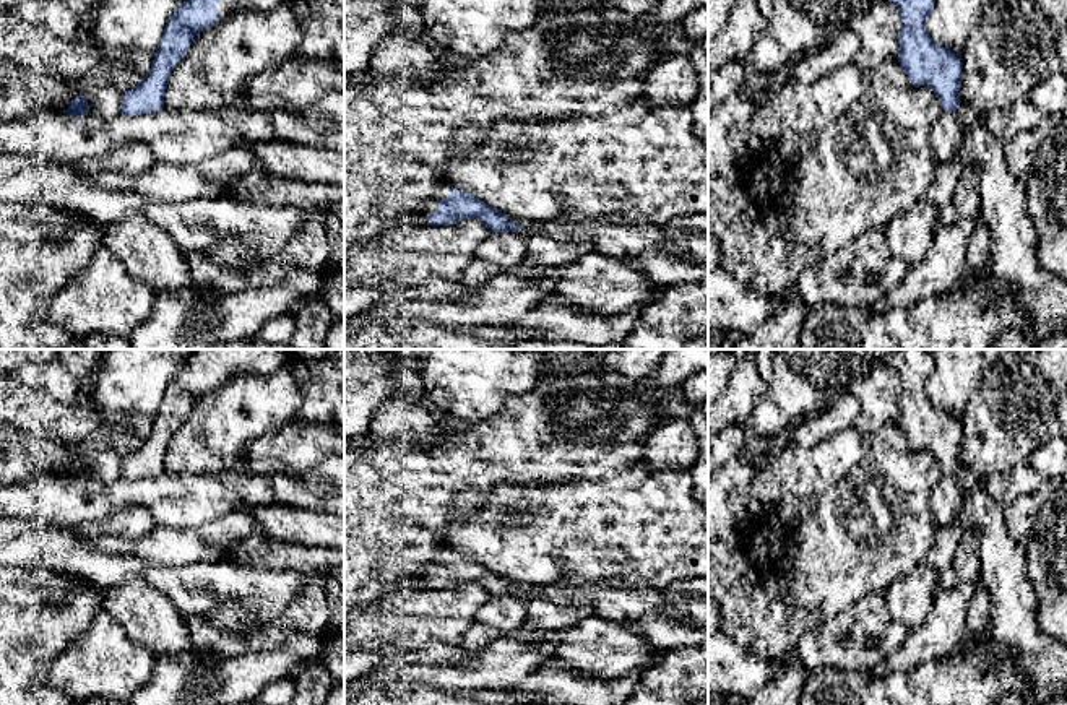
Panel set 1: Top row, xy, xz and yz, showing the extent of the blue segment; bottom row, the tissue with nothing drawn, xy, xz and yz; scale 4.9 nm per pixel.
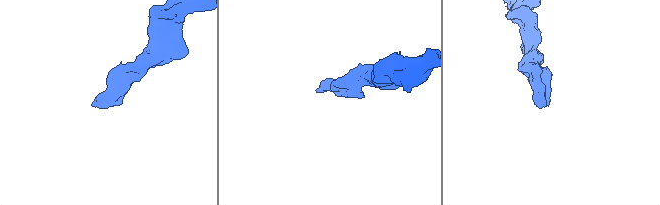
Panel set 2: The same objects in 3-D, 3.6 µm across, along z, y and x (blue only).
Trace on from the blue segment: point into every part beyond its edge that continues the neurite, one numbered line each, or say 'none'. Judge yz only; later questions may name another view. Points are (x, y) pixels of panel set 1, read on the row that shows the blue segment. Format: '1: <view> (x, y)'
none

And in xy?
none

